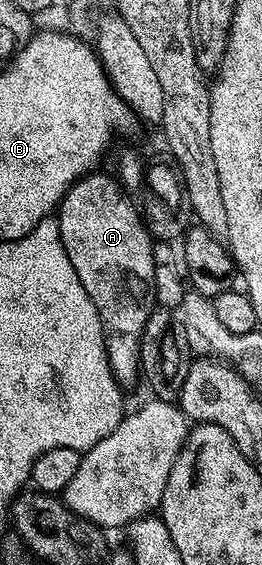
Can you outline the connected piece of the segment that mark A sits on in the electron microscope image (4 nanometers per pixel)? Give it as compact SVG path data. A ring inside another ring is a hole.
M92 172L78 178L67 190L67 195L59 203L57 217L61 244L69 256L69 264L77 272L81 284L85 284L85 292L89 292L89 300L97 308L99 329L105 344L105 352L109 360L109 368L120 386L130 388L135 378L140 377L139 341L143 335L145 324L151 311L156 309L155 293L153 292L153 256L151 247L153 239L143 225L140 211L135 210L133 203L127 199L128 191L118 181L106 178L100 172Z

